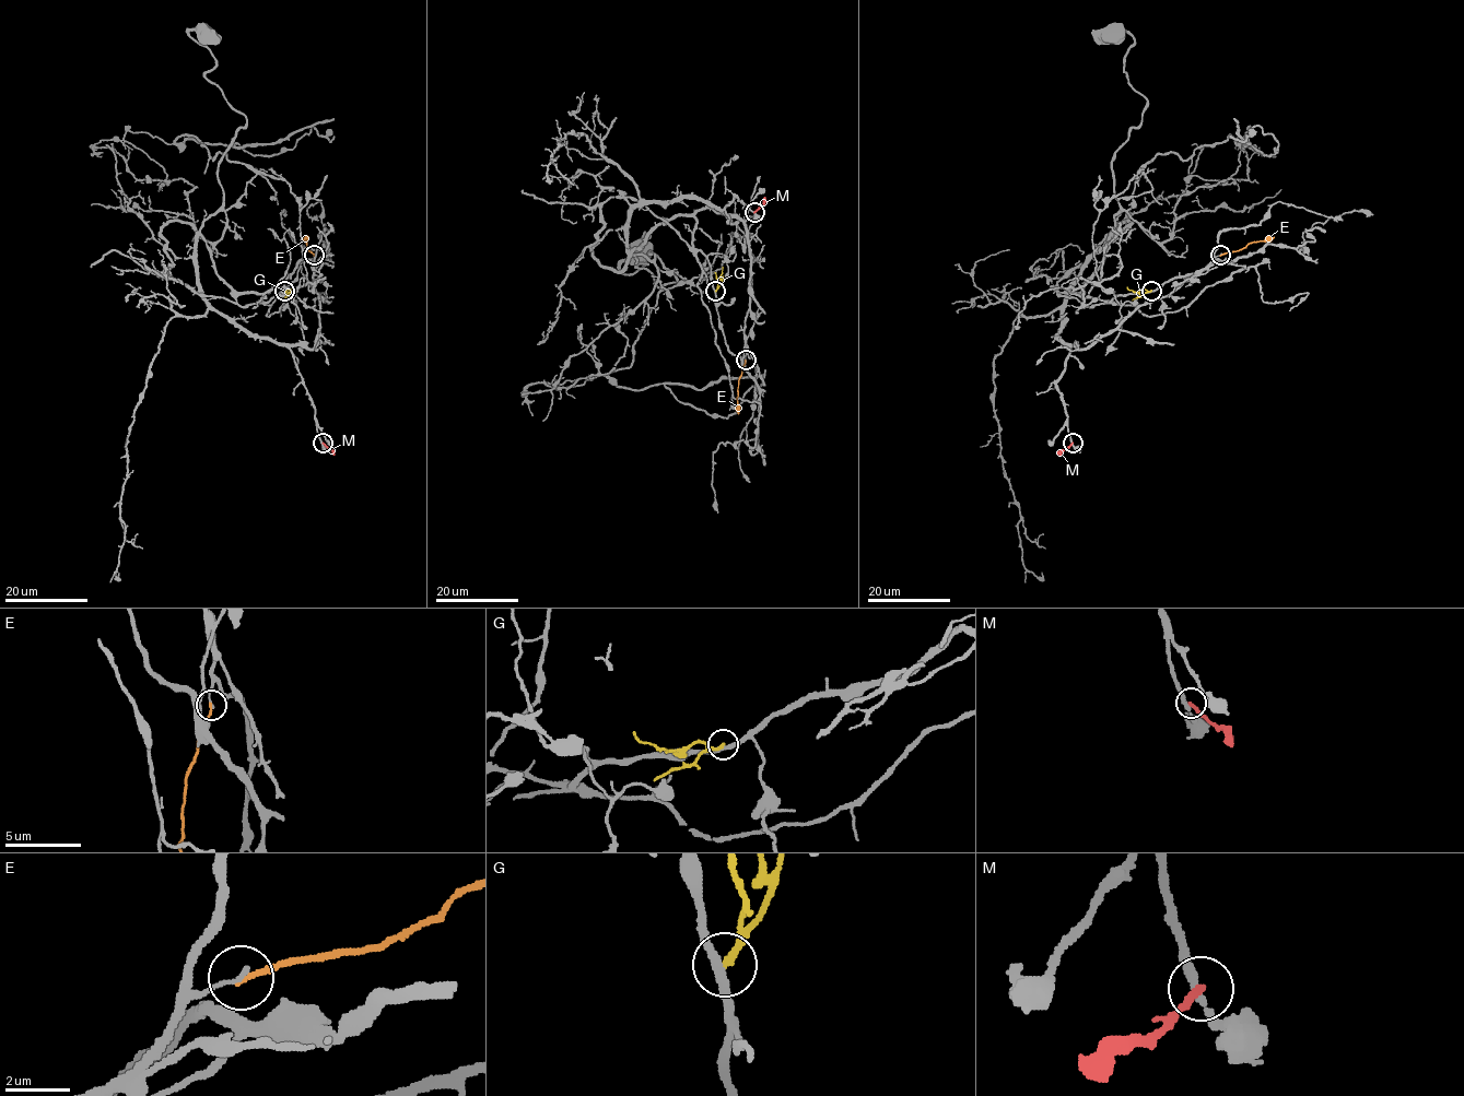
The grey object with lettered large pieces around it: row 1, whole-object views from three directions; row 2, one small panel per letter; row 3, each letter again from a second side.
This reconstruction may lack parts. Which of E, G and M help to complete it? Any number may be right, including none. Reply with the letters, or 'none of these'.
none of these

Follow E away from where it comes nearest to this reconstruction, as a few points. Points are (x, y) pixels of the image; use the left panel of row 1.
E: (314, 255), (307, 249), (306, 236)

